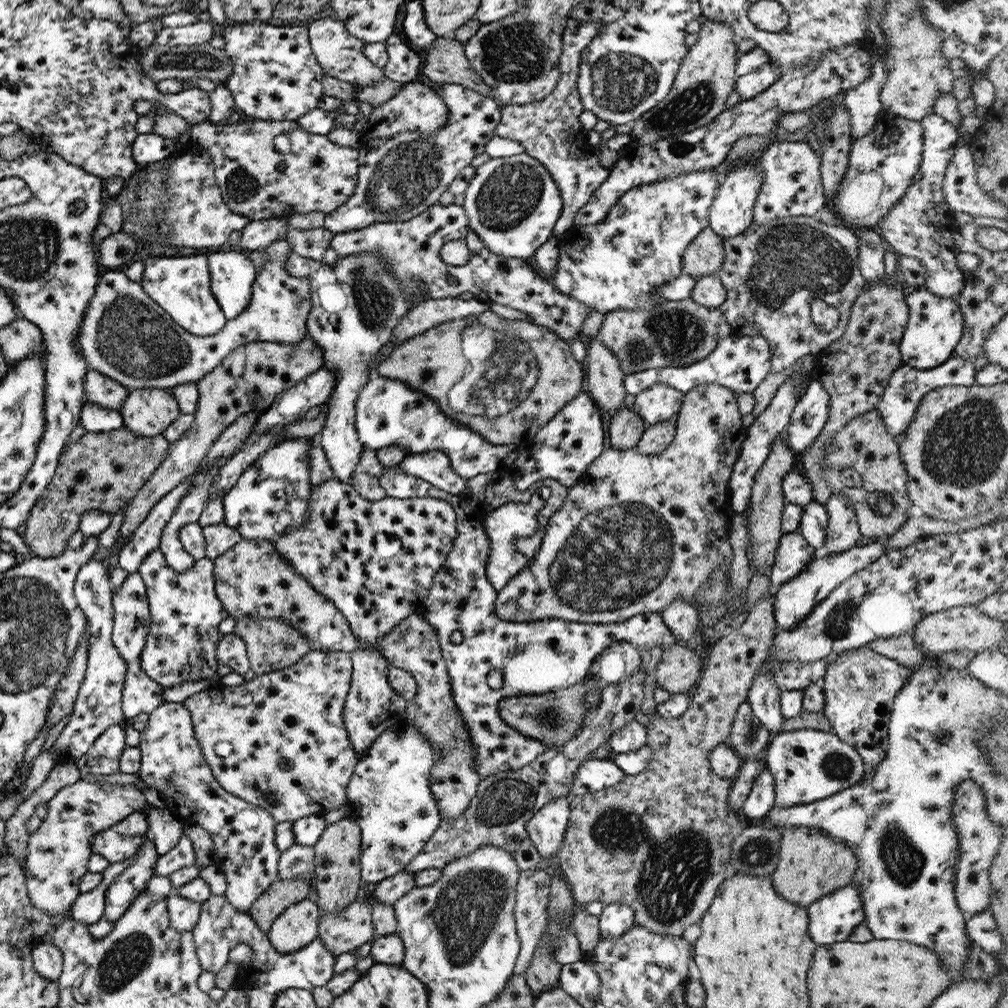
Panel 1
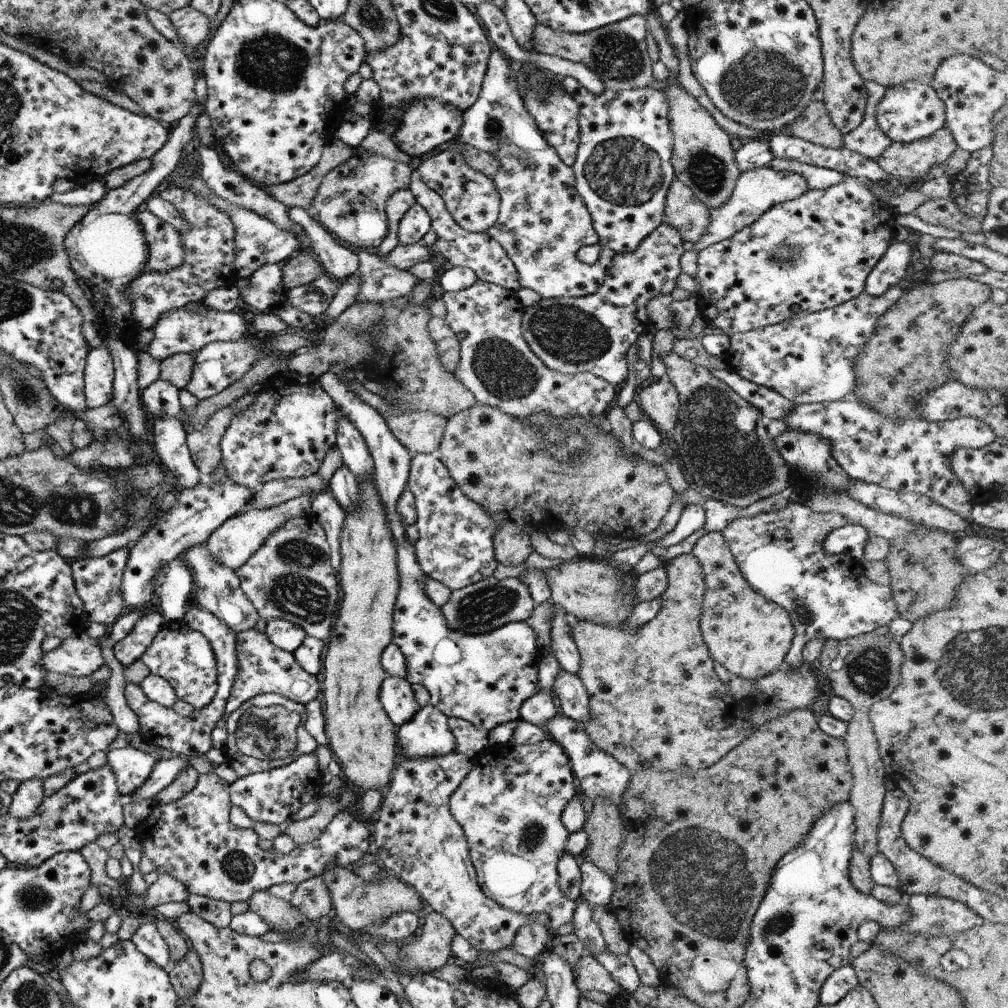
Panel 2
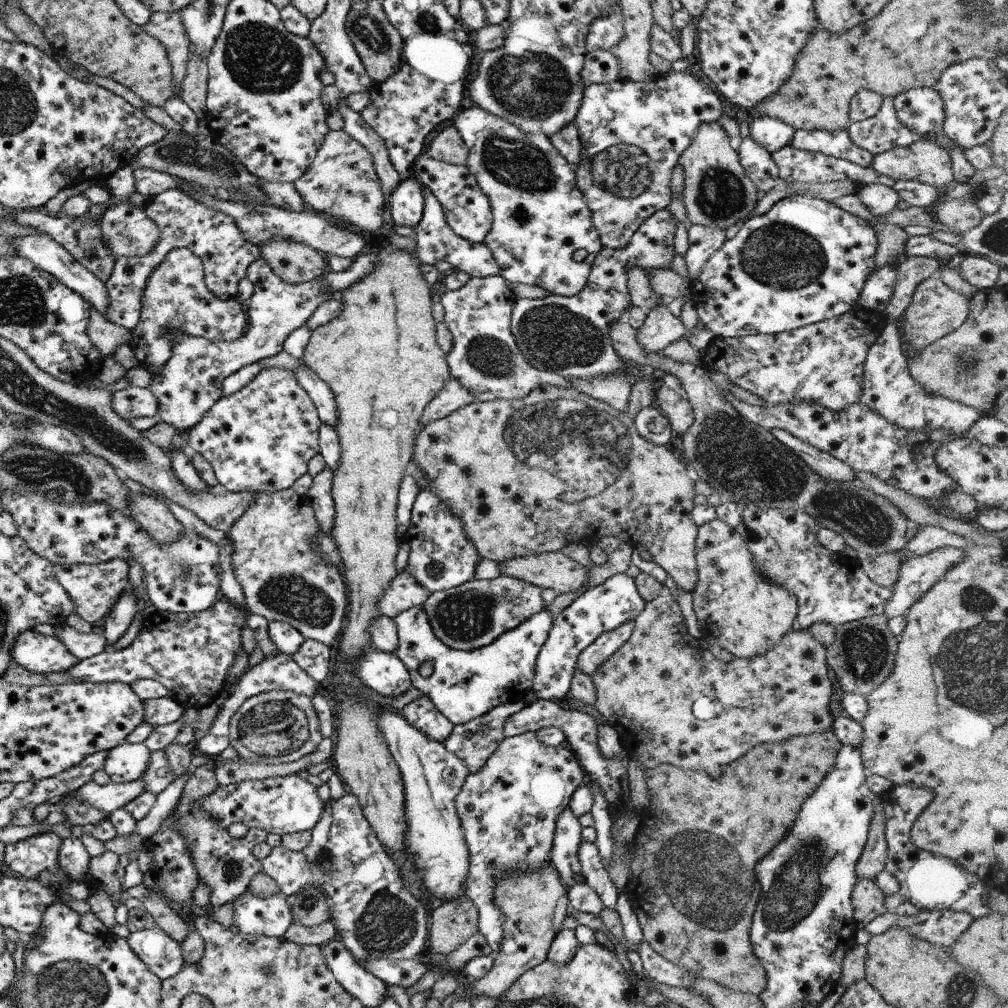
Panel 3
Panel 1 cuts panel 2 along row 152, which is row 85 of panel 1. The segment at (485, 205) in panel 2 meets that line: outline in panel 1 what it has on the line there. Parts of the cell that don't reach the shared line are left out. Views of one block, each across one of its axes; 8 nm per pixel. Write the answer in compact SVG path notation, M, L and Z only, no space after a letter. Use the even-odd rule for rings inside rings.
M435 84L439 95L448 107L447 123L433 135L404 131L393 139L375 138L369 146L359 150L358 182L349 199L325 216L322 227L331 233L350 232L378 222L404 222L418 216L427 208L437 204L438 199L449 189L450 183L474 158L484 153L486 144L494 138L501 117L501 105L492 97L482 96L461 85Z

